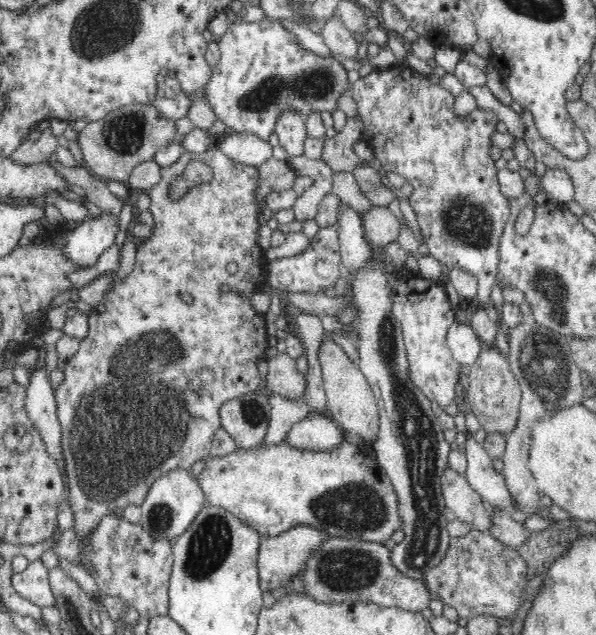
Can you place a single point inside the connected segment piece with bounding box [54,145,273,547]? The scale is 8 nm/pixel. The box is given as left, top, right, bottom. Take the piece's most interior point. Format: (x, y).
(141, 396)

